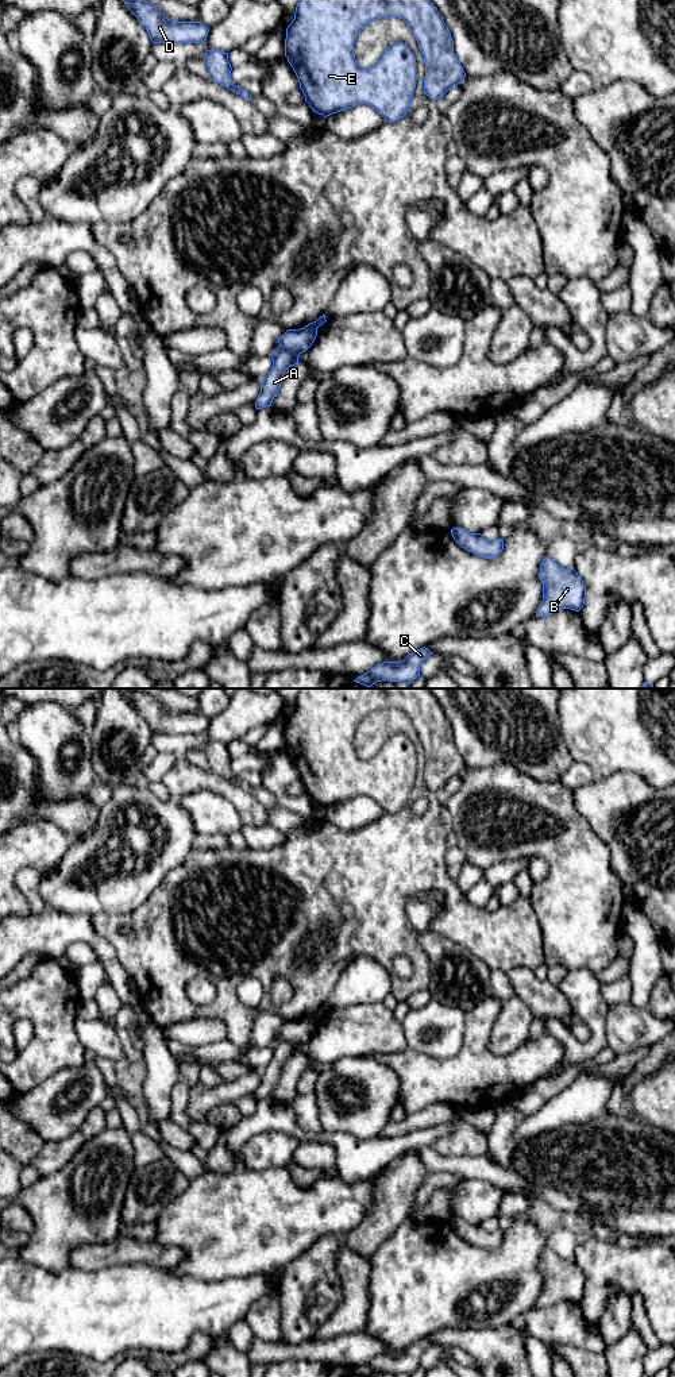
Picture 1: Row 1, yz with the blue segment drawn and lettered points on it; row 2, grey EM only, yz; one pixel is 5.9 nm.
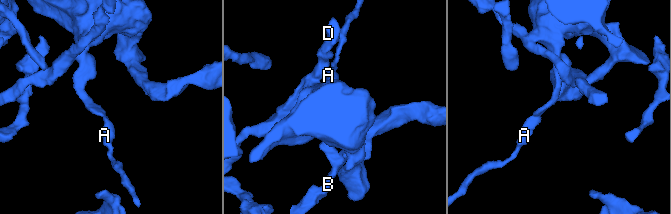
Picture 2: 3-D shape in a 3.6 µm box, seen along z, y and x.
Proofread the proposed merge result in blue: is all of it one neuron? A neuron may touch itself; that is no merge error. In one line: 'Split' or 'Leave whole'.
Split

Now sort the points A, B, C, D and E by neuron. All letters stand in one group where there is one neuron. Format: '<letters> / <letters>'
A / B C D E

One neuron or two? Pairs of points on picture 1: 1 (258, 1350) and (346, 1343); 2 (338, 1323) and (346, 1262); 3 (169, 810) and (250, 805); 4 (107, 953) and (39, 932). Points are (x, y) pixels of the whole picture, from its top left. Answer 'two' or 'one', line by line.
1: one
2: one
3: two
4: one

